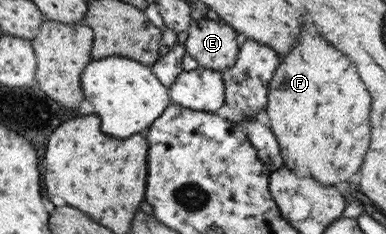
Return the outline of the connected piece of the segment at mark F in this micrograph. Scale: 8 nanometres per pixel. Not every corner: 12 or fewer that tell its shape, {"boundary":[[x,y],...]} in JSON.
{"boundary":[[324,40],[298,42],[263,118],[286,168],[322,186],[358,170],[370,96]]}

